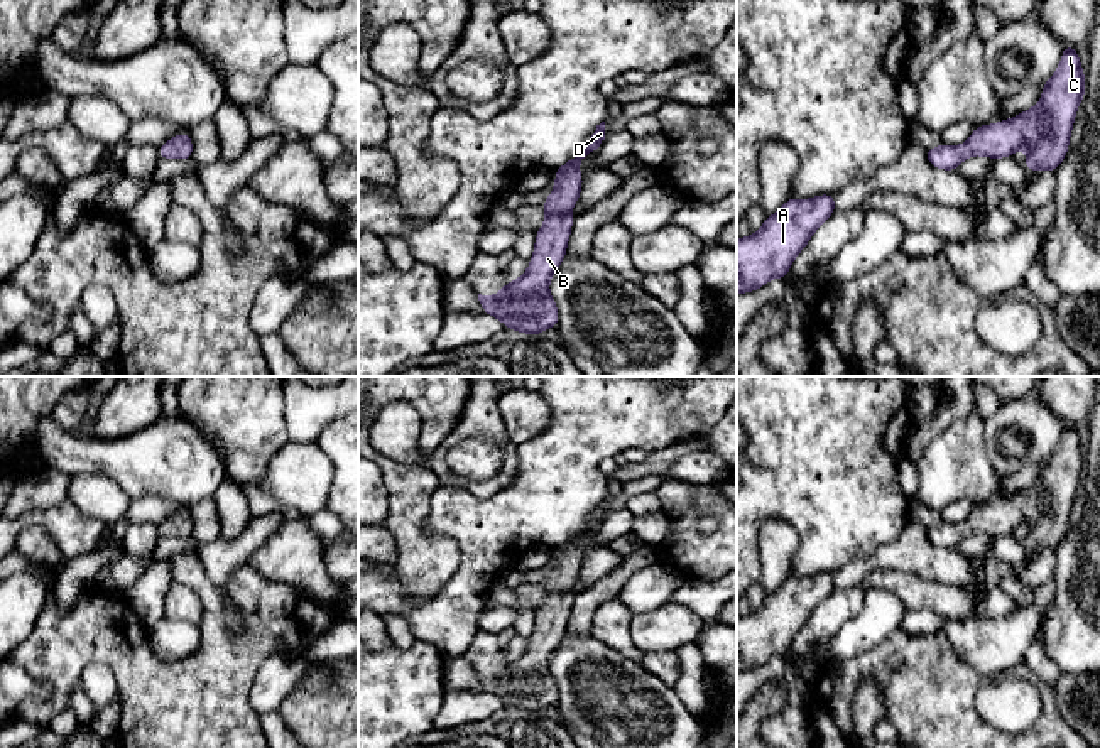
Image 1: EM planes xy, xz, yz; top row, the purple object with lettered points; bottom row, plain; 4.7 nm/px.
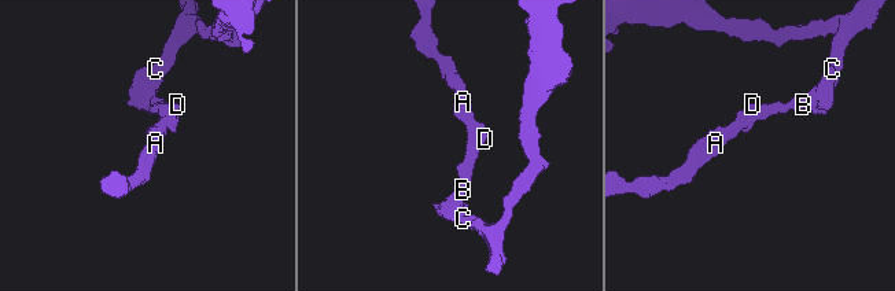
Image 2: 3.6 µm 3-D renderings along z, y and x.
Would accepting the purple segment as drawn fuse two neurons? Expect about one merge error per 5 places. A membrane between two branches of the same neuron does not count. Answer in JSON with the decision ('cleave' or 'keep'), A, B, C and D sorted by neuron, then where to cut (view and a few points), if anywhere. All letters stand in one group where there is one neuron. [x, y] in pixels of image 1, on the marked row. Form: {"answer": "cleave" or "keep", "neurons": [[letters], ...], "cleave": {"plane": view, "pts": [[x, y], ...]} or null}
{"answer": "keep", "neurons": [["A", "B", "C", "D"]], "cleave": null}

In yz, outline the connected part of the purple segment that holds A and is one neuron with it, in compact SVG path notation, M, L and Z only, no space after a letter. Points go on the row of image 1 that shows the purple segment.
M835 194L789 198L759 231L737 238L737 294L784 279L813 233L835 213Z

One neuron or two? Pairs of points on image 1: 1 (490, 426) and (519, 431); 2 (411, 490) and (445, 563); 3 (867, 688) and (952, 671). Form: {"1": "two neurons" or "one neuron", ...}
{"1": "two neurons", "2": "one neuron", "3": "two neurons"}

